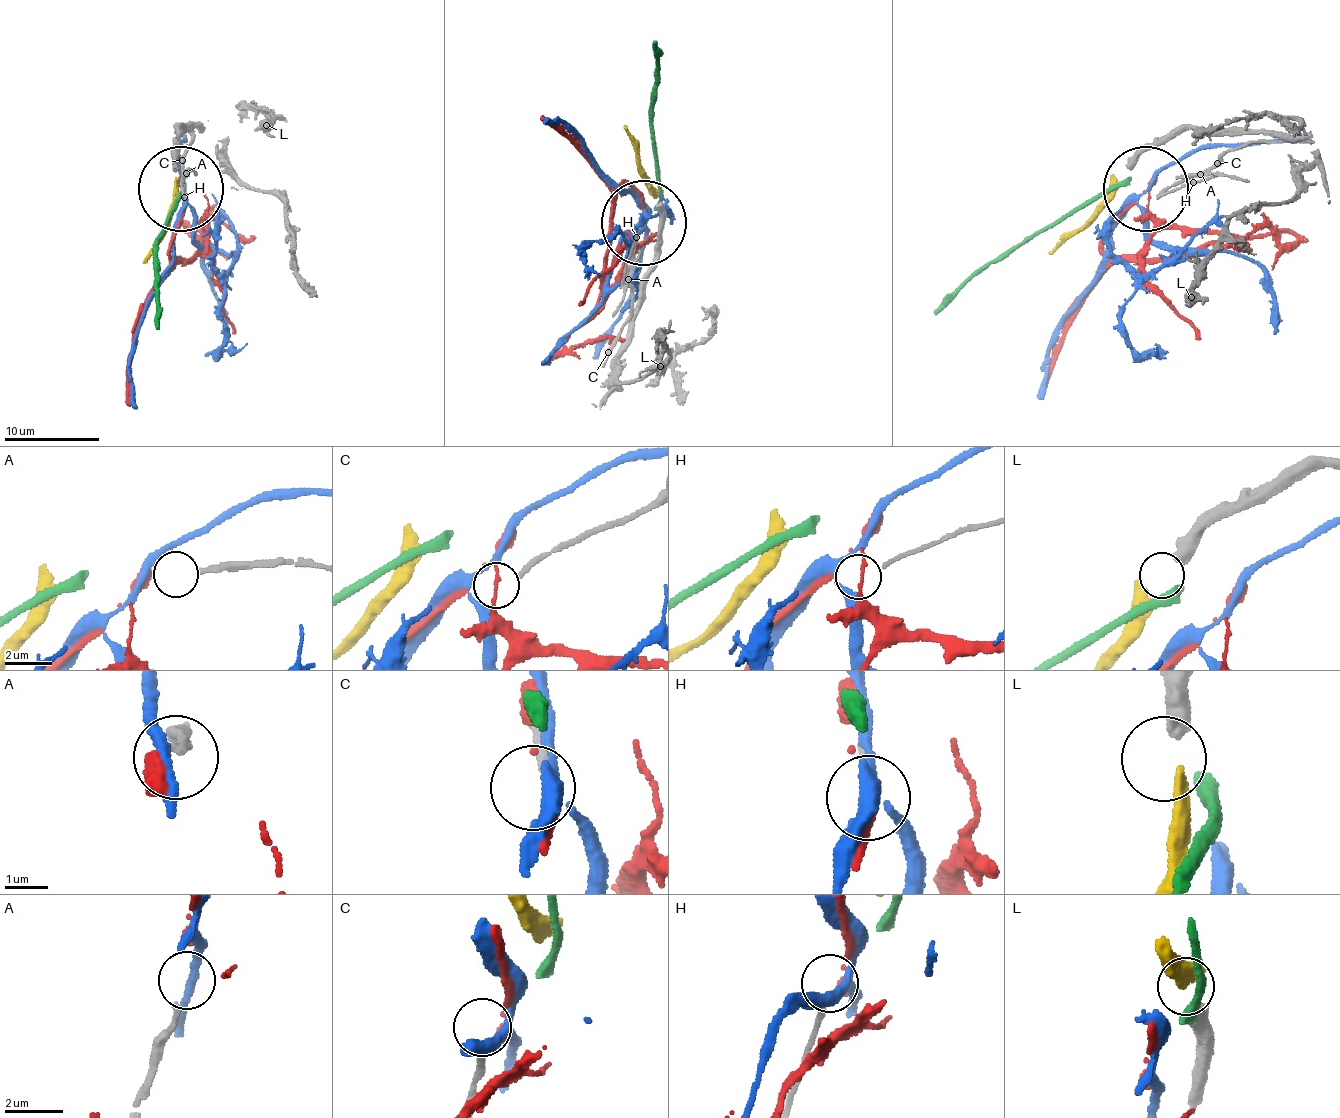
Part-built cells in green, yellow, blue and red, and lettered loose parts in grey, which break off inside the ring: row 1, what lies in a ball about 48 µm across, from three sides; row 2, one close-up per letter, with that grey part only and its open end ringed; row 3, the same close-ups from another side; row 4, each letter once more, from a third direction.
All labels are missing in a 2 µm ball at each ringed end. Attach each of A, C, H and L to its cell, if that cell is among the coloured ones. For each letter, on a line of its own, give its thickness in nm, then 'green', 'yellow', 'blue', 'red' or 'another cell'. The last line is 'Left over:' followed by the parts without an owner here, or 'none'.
A: 200 nm thick; another cell
C: 240 nm thick; another cell
H: 160 nm thick; another cell
L: 480 nm thick; yellow
Left over: A, C, H

